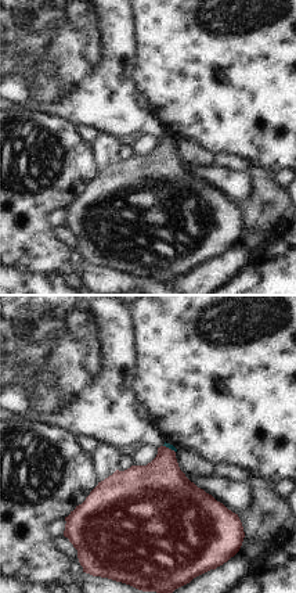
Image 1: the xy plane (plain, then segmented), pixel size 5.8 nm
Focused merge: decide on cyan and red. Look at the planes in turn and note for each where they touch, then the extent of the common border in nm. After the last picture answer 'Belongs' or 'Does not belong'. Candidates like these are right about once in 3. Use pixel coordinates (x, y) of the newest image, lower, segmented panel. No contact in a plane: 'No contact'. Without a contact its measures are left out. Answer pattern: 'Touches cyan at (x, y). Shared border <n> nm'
Touches cyan at (169, 448). Shared border 80 nm.

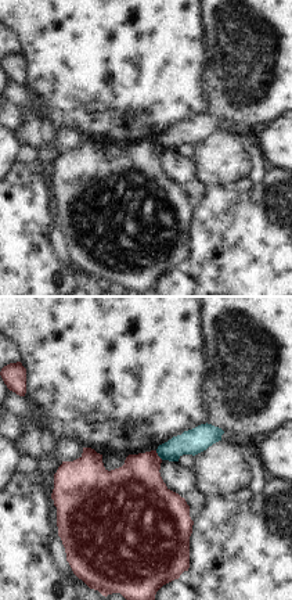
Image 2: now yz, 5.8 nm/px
Touches cyan at (158, 455). Shared border 70 nm.

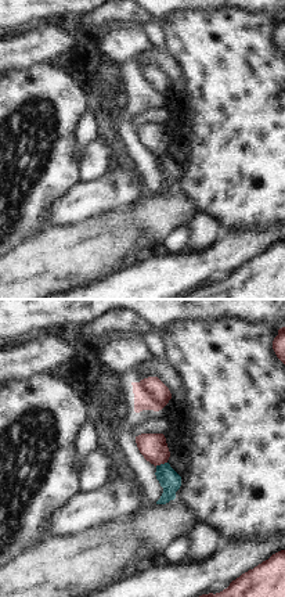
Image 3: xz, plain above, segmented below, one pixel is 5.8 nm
Touches cyan at (161, 464). Shared border 80 nm.

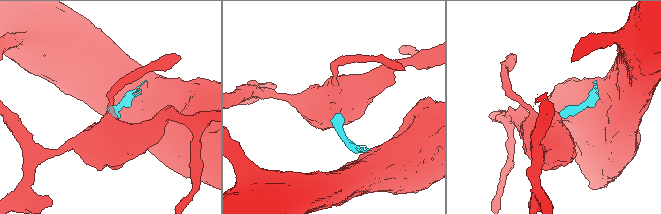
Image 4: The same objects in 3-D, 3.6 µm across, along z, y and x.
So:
Does not belong.

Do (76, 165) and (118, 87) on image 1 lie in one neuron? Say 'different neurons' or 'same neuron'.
different neurons

